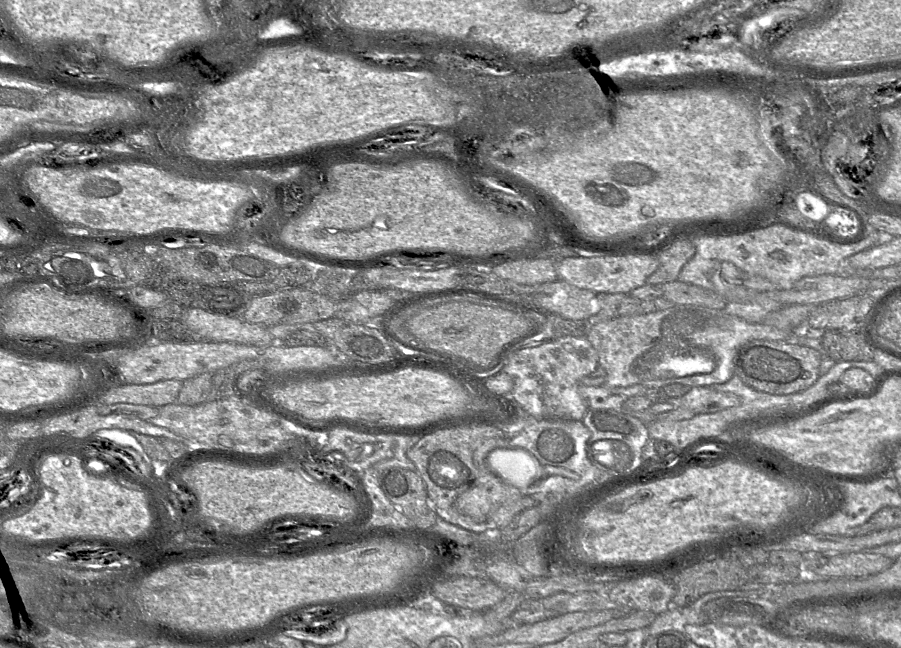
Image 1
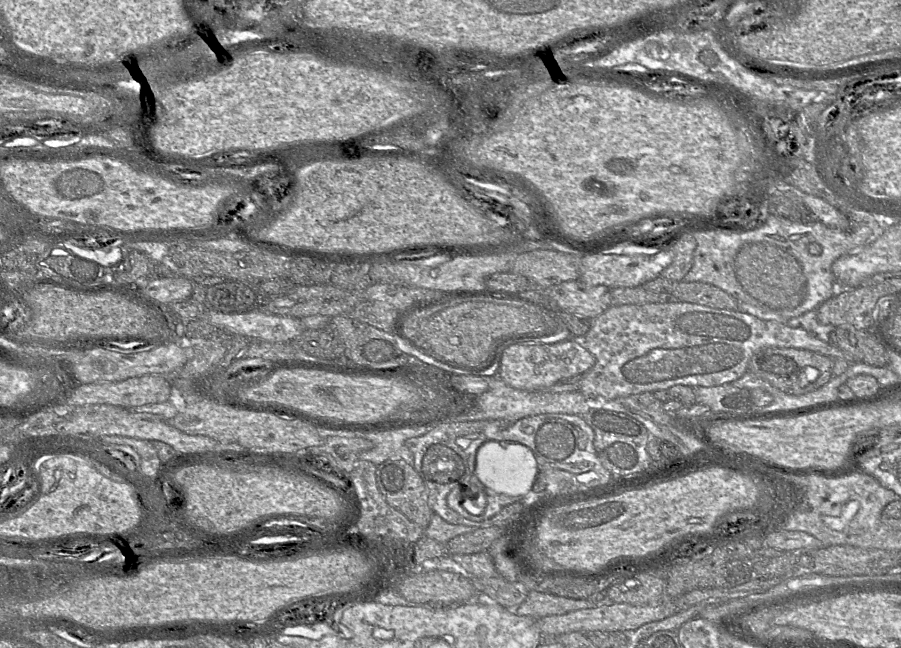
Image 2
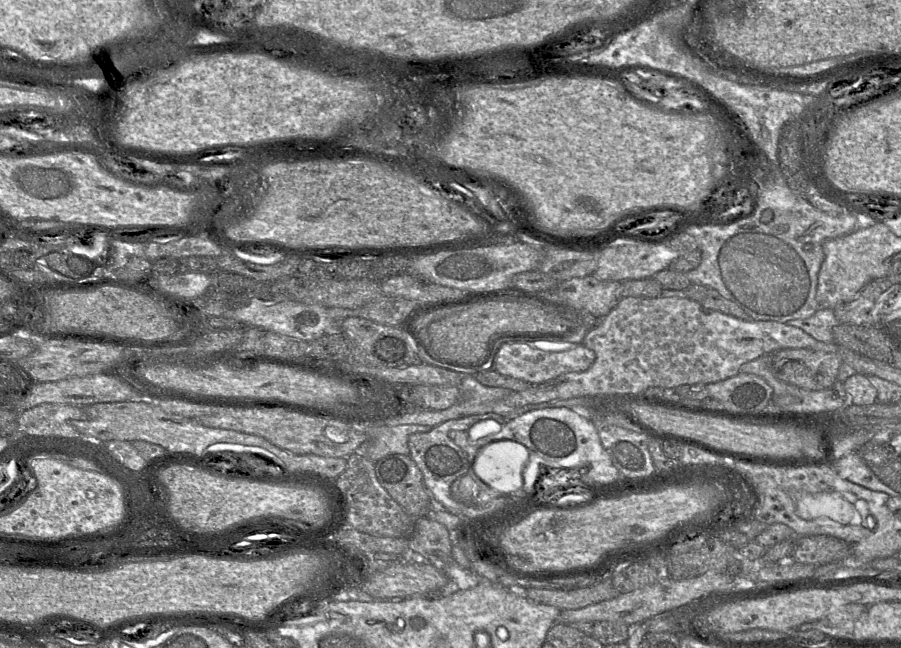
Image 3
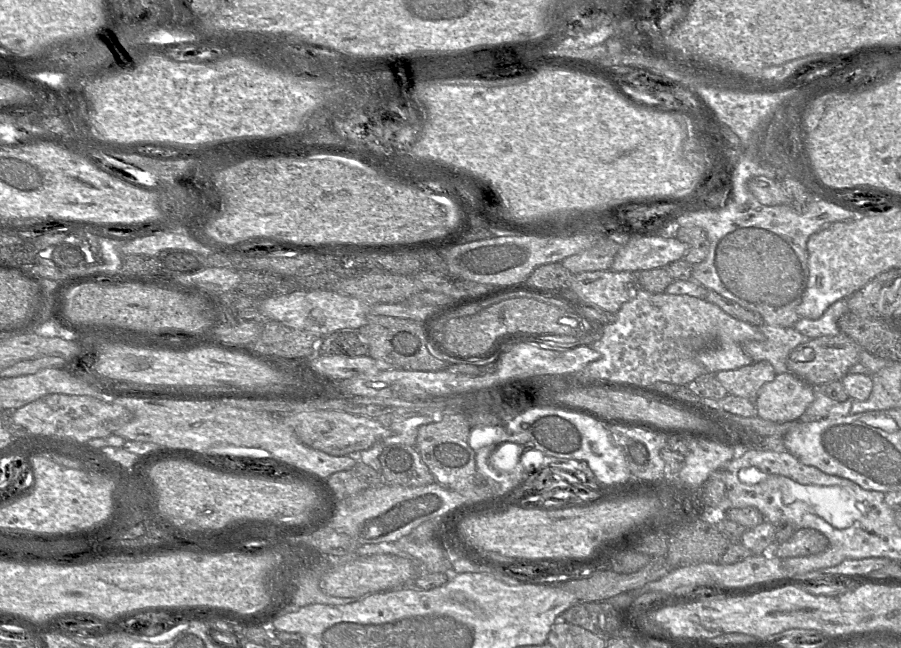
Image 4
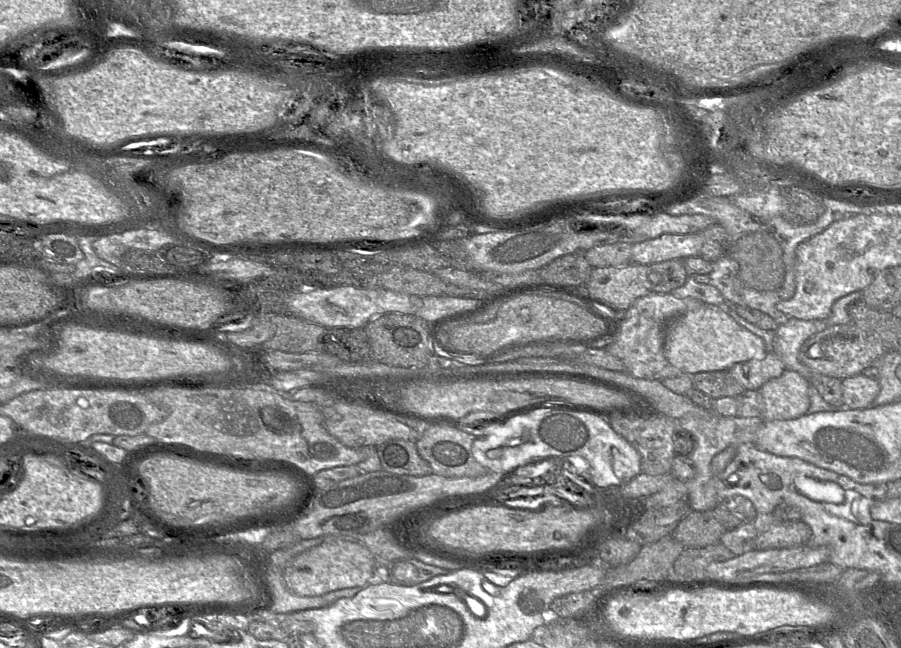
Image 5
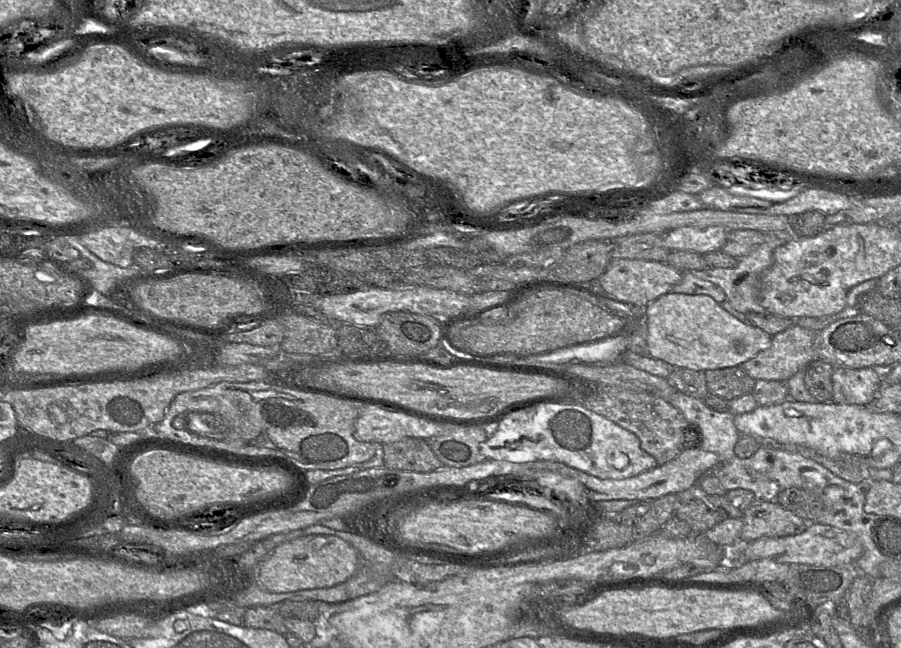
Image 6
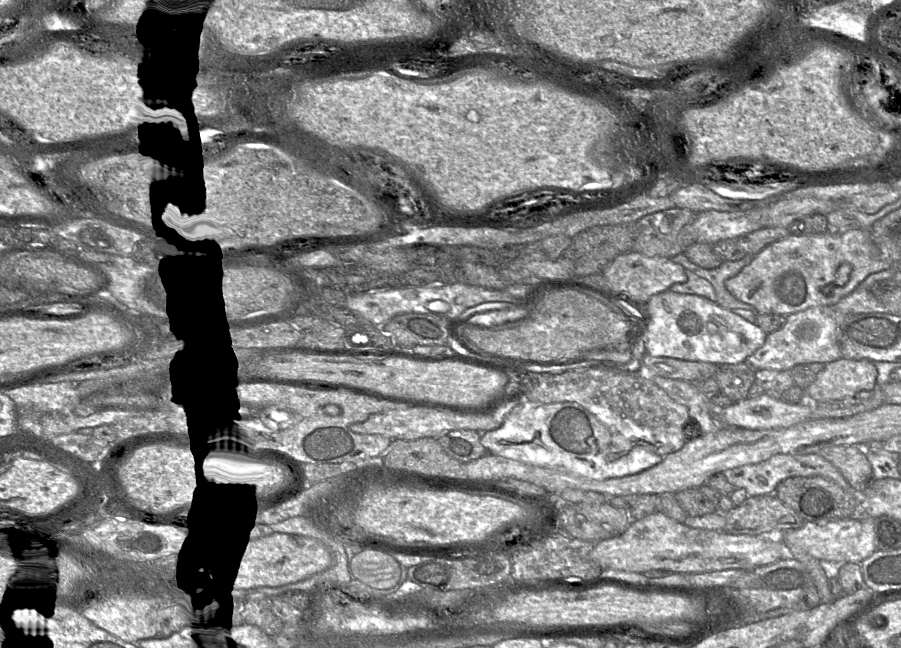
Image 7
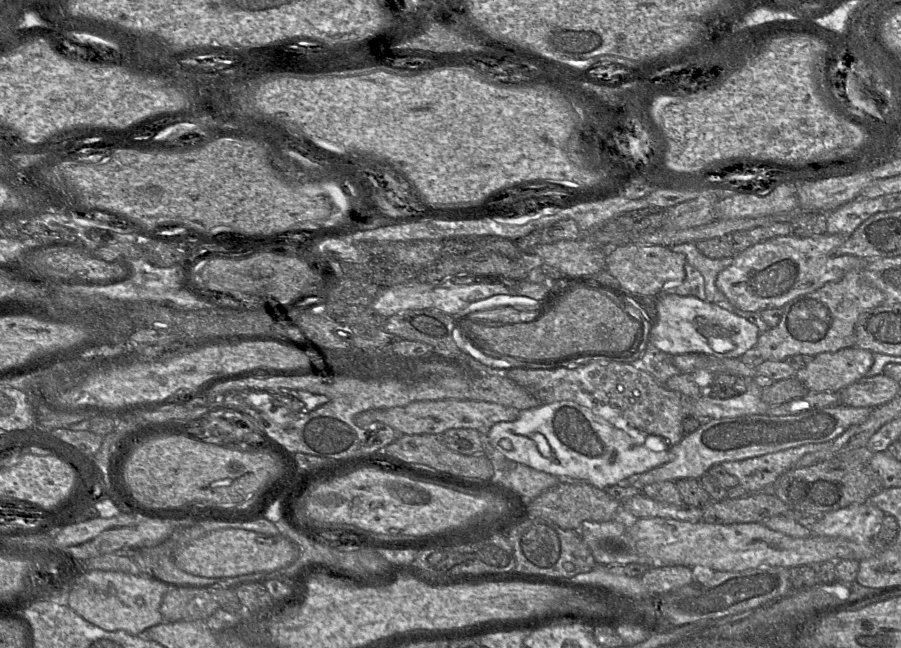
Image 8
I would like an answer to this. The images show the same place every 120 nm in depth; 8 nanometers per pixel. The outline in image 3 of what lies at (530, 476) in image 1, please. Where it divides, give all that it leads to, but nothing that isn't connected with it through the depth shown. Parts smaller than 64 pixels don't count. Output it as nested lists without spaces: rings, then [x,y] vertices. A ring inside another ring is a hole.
[[[512,440],[493,441],[477,453],[473,471],[485,484],[502,494],[511,494],[523,486],[523,471],[529,450]]]

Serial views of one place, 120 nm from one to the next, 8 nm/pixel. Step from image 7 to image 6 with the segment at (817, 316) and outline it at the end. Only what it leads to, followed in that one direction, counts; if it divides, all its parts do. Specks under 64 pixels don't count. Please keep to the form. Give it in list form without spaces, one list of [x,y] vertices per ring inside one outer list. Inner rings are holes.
[[[795,322],[786,330],[772,336],[771,346],[768,349],[759,352],[740,366],[754,380],[762,379],[786,382],[800,369],[817,360],[815,339],[818,332],[801,327]]]

